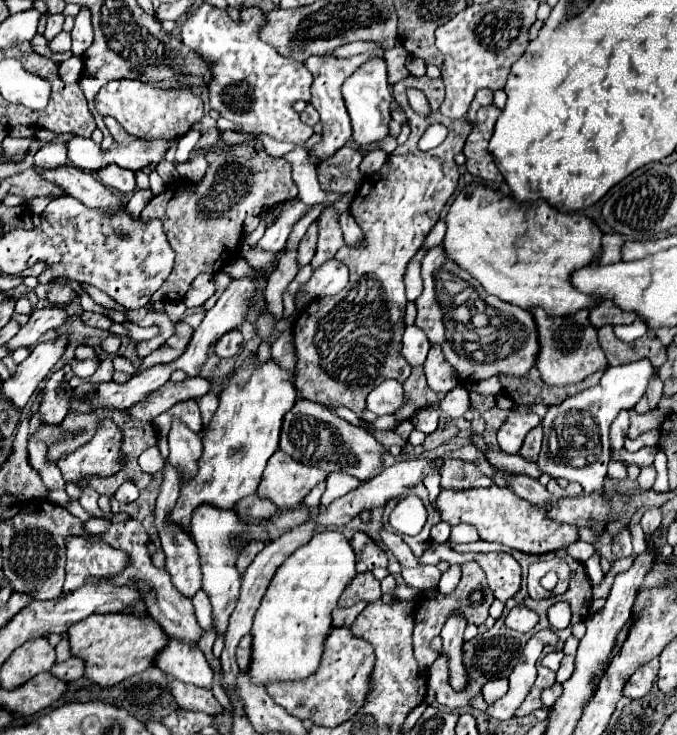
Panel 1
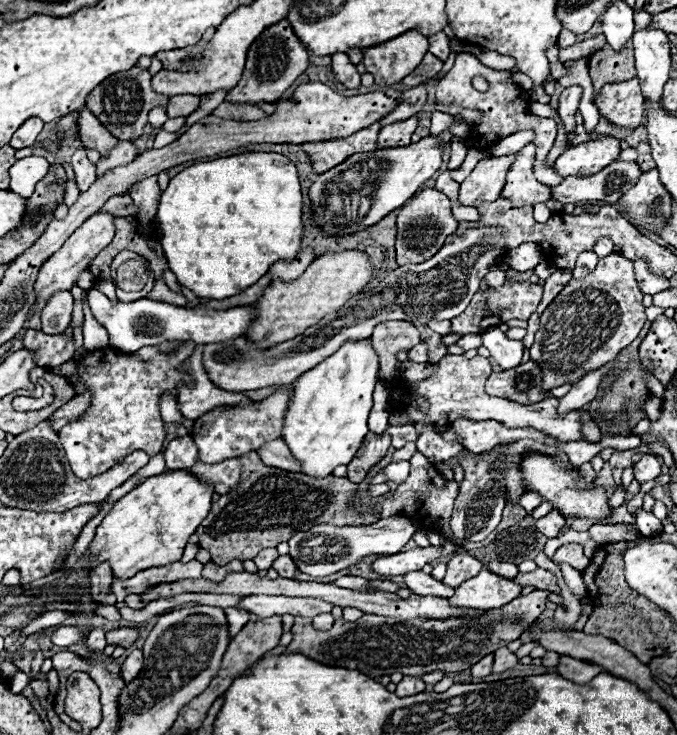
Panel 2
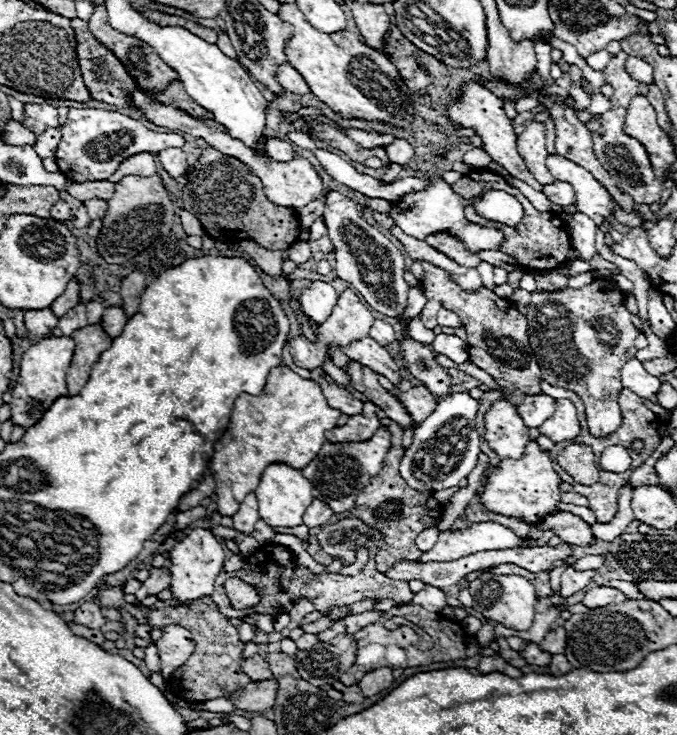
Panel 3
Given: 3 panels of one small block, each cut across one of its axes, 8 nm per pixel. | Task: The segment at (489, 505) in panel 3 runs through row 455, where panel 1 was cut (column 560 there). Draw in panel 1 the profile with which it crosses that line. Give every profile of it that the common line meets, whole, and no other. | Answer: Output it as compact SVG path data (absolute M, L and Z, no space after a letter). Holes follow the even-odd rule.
M470 488L470 490L442 490L436 498L436 510L450 526L472 524L482 540L498 542L528 554L542 554L560 550L578 538L578 528L570 524L558 524L546 516L546 506L534 506L524 498L518 498L510 488Z

